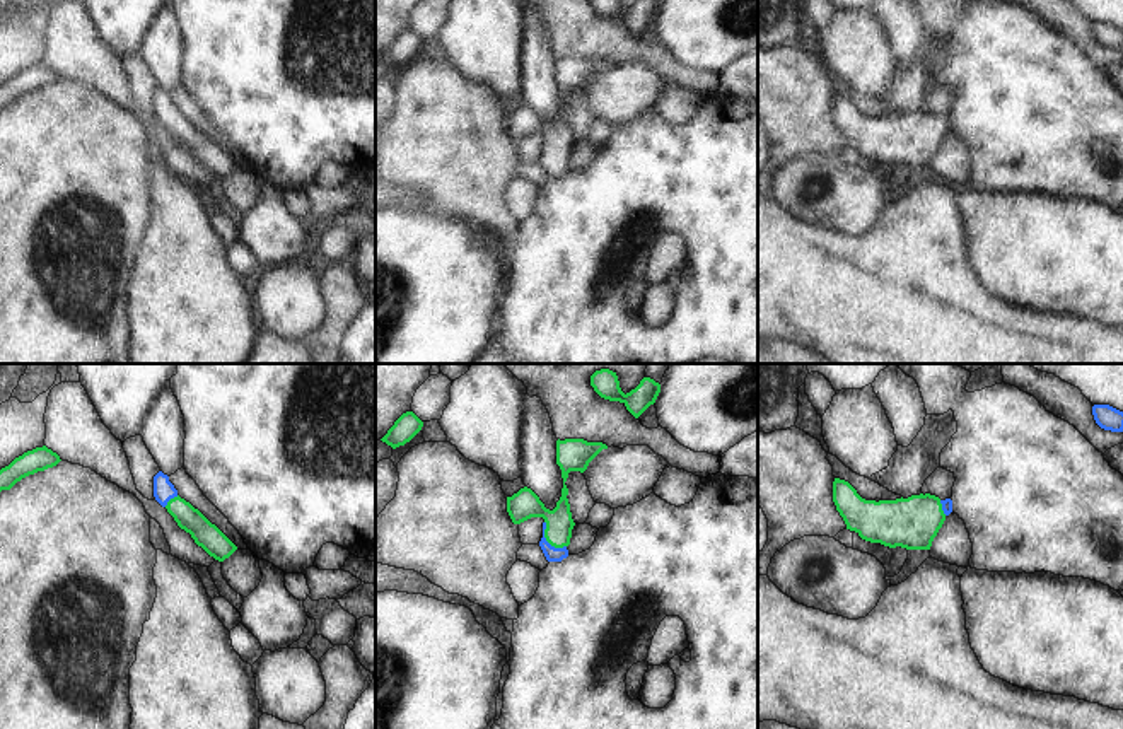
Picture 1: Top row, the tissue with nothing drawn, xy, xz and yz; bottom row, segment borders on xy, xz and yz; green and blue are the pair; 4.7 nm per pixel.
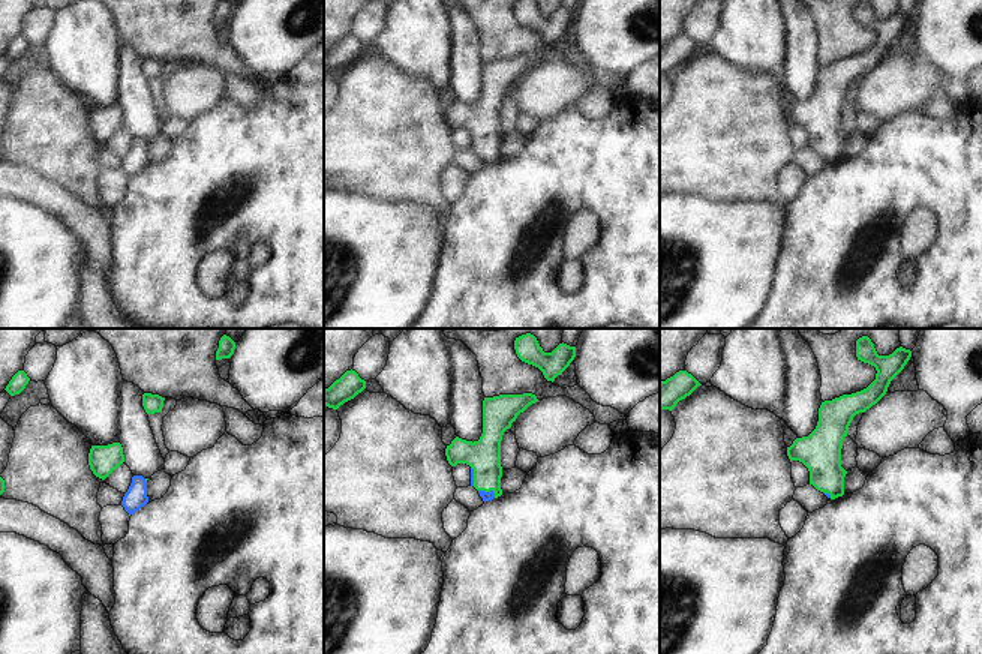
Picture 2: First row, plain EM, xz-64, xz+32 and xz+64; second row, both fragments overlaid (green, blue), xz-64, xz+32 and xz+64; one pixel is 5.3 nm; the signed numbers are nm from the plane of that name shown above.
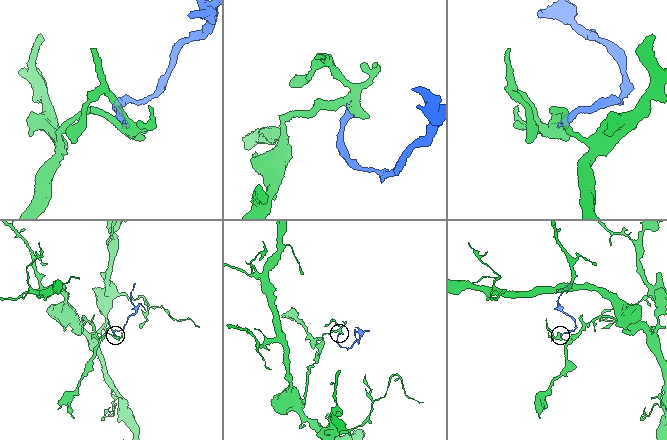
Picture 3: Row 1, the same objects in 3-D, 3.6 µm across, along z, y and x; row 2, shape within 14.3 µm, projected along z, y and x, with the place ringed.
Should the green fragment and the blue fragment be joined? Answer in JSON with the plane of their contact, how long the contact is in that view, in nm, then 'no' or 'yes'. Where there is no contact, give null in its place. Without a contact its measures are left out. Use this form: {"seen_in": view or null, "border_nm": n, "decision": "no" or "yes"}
{"seen_in": "xz", "border_nm": 160, "decision": "yes"}

